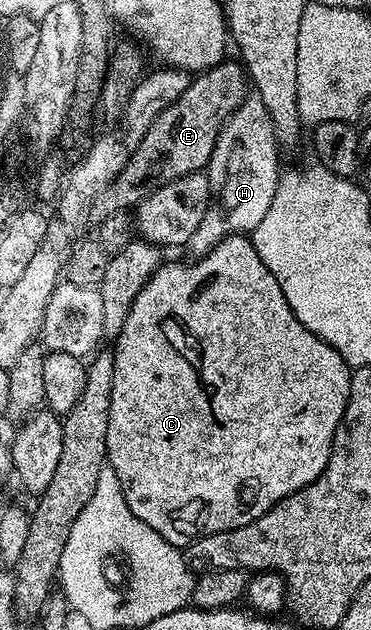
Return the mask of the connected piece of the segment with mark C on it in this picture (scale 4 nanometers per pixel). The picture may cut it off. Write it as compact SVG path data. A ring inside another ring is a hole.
M233 235L222 239L206 256L195 258L191 263L193 265L187 265L184 261L172 261L169 265L168 262L161 264L160 268L154 271L154 275L142 287L138 299L134 299L134 307L130 307L130 315L126 315L126 323L122 327L122 331L114 338L116 349L111 350L114 359L114 387L110 391L110 419L106 427L106 447L108 448L106 461L122 483L130 511L134 511L134 515L138 515L138 519L142 519L142 523L146 523L146 527L154 527L154 531L158 531L158 535L162 535L171 545L177 547L187 546L199 538L209 537L215 533L225 533L231 529L246 527L250 523L254 523L254 519L258 519L263 513L270 511L270 507L274 507L282 499L286 499L302 487L314 483L314 479L318 479L322 475L322 471L330 459L334 435L338 431L340 420L346 411L353 375L353 370L342 359L342 355L338 355L338 351L334 347L330 347L330 343L326 343L321 337L311 333L300 322L298 315L294 315L290 303L286 303L286 295L282 295L282 287L278 287L278 279L274 279L270 267L266 267L266 263L262 263L258 251L252 246L251 236Z

